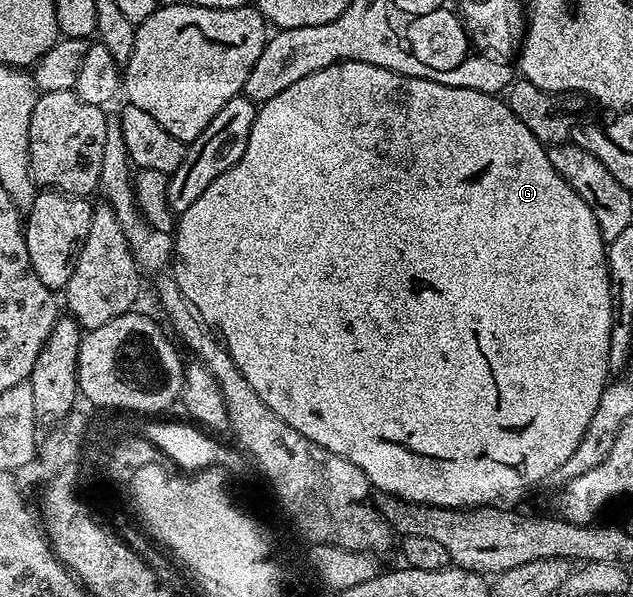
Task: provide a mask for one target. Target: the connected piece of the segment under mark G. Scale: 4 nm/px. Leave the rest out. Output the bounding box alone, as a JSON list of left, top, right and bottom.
[174,62,612,509]

